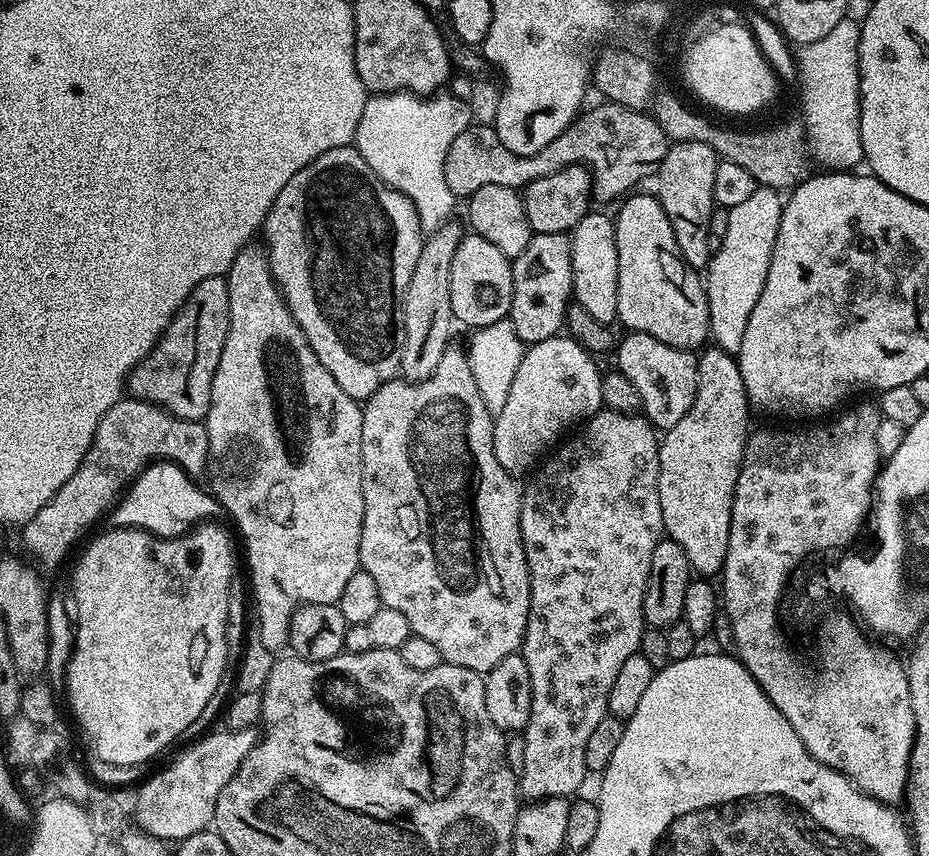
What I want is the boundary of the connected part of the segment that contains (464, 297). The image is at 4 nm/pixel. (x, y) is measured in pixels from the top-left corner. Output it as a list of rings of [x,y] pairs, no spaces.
[[[468,234],[454,250],[454,262],[450,266],[450,306],[452,315],[468,327],[468,330],[485,328],[505,319],[512,311],[514,278],[512,260],[498,246],[486,242],[486,238]]]

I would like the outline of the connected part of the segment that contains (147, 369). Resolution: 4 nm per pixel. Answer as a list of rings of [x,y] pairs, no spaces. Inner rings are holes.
[[[224,276],[206,278],[193,287],[152,353],[128,375],[126,388],[135,399],[157,404],[183,420],[203,421],[207,417],[210,390],[230,322],[228,293],[228,282]]]

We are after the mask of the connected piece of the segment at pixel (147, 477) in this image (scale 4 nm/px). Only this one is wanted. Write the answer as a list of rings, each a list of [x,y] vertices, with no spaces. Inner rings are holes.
[[[172,460],[149,464],[129,485],[127,492],[111,509],[108,519],[111,527],[143,528],[155,536],[171,538],[183,535],[194,525],[223,515],[219,500],[207,489],[202,490]]]

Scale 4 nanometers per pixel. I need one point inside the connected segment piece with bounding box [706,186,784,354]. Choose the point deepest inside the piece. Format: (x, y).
(737, 271)

